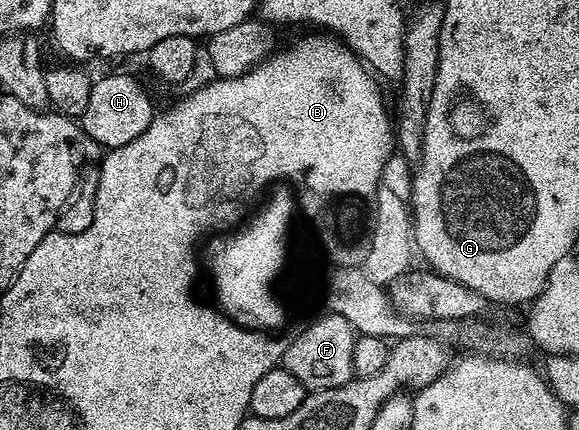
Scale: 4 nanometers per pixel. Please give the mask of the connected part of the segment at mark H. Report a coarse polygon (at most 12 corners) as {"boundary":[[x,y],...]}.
{"boundary":[[104,75],[78,122],[104,149],[142,137],[154,114],[132,75]]}

